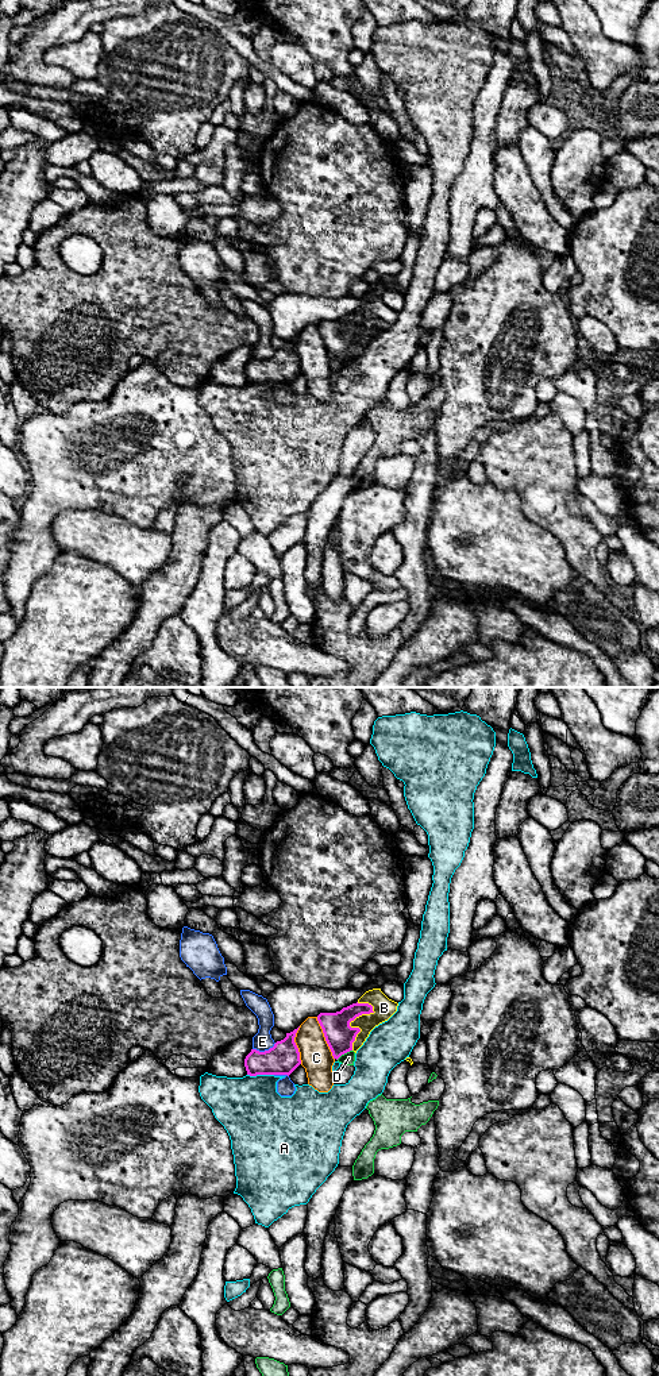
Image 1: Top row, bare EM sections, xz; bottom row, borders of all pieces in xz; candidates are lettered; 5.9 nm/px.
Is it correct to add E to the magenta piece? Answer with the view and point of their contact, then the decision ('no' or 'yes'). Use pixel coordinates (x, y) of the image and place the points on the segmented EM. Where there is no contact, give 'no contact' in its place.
meets magenta in xz at (265, 1051); no

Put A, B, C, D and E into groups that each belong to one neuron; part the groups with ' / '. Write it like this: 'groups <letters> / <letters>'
groups A / B D / C / E

